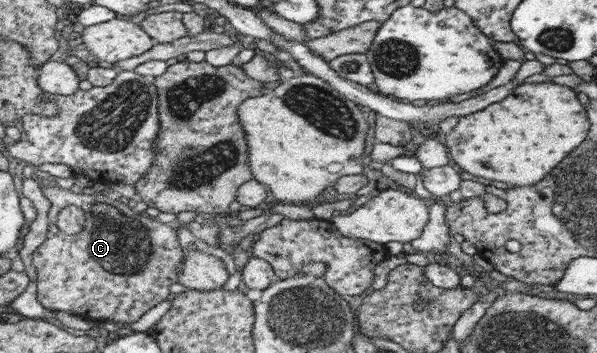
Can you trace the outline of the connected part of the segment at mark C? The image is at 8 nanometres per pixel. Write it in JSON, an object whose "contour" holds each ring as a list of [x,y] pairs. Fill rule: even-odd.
{"contour":[[[41,182],[41,185],[42,192],[50,204],[47,210],[48,238],[32,254],[32,263],[38,277],[37,299],[44,308],[54,311],[64,310],[87,319],[110,320],[128,326],[169,297],[170,286],[178,283],[176,265],[183,259],[183,249],[177,238],[178,231],[157,219],[150,218],[147,214],[136,212],[118,196],[74,193],[70,189],[50,186],[47,182]],[[70,205],[77,206],[85,212],[87,224],[80,234],[68,235],[57,228],[58,213]]]}

